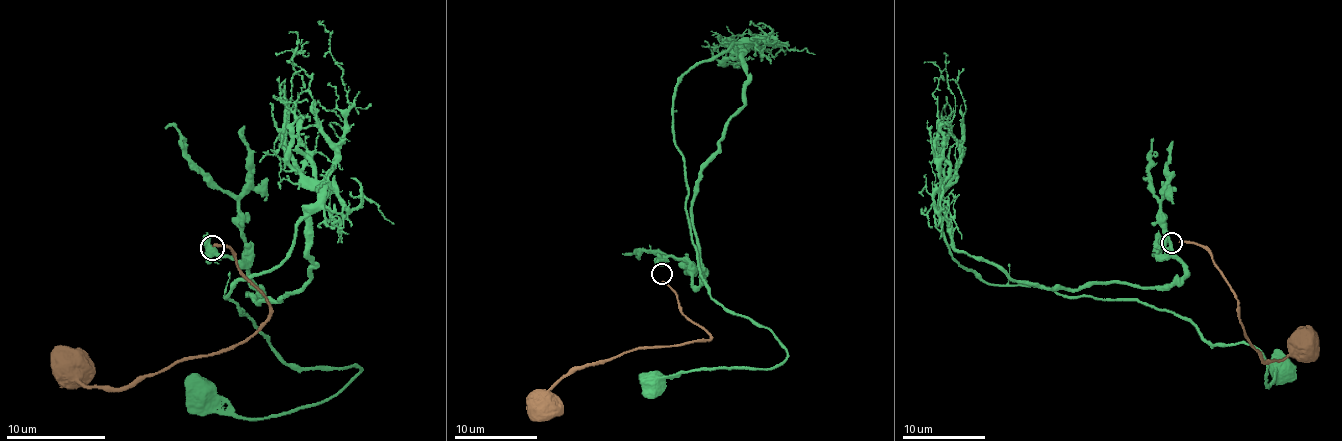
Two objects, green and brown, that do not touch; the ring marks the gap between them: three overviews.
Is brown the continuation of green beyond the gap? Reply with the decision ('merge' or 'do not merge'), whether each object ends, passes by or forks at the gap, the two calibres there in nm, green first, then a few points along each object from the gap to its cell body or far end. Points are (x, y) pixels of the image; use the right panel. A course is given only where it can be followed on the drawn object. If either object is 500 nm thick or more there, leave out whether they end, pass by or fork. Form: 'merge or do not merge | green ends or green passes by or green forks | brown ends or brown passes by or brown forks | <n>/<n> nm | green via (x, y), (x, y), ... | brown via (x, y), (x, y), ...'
do not merge | green forks | brown ends | 440/190 nm | green via (1163, 242), (1169, 286), (1048, 288), (942, 219), (990, 284), (1182, 315), (1254, 347), (1267, 386), (1277, 355) | brown via (1179, 242), (1200, 244), (1232, 286), (1244, 334), (1265, 361), (1284, 361), (1309, 342)

